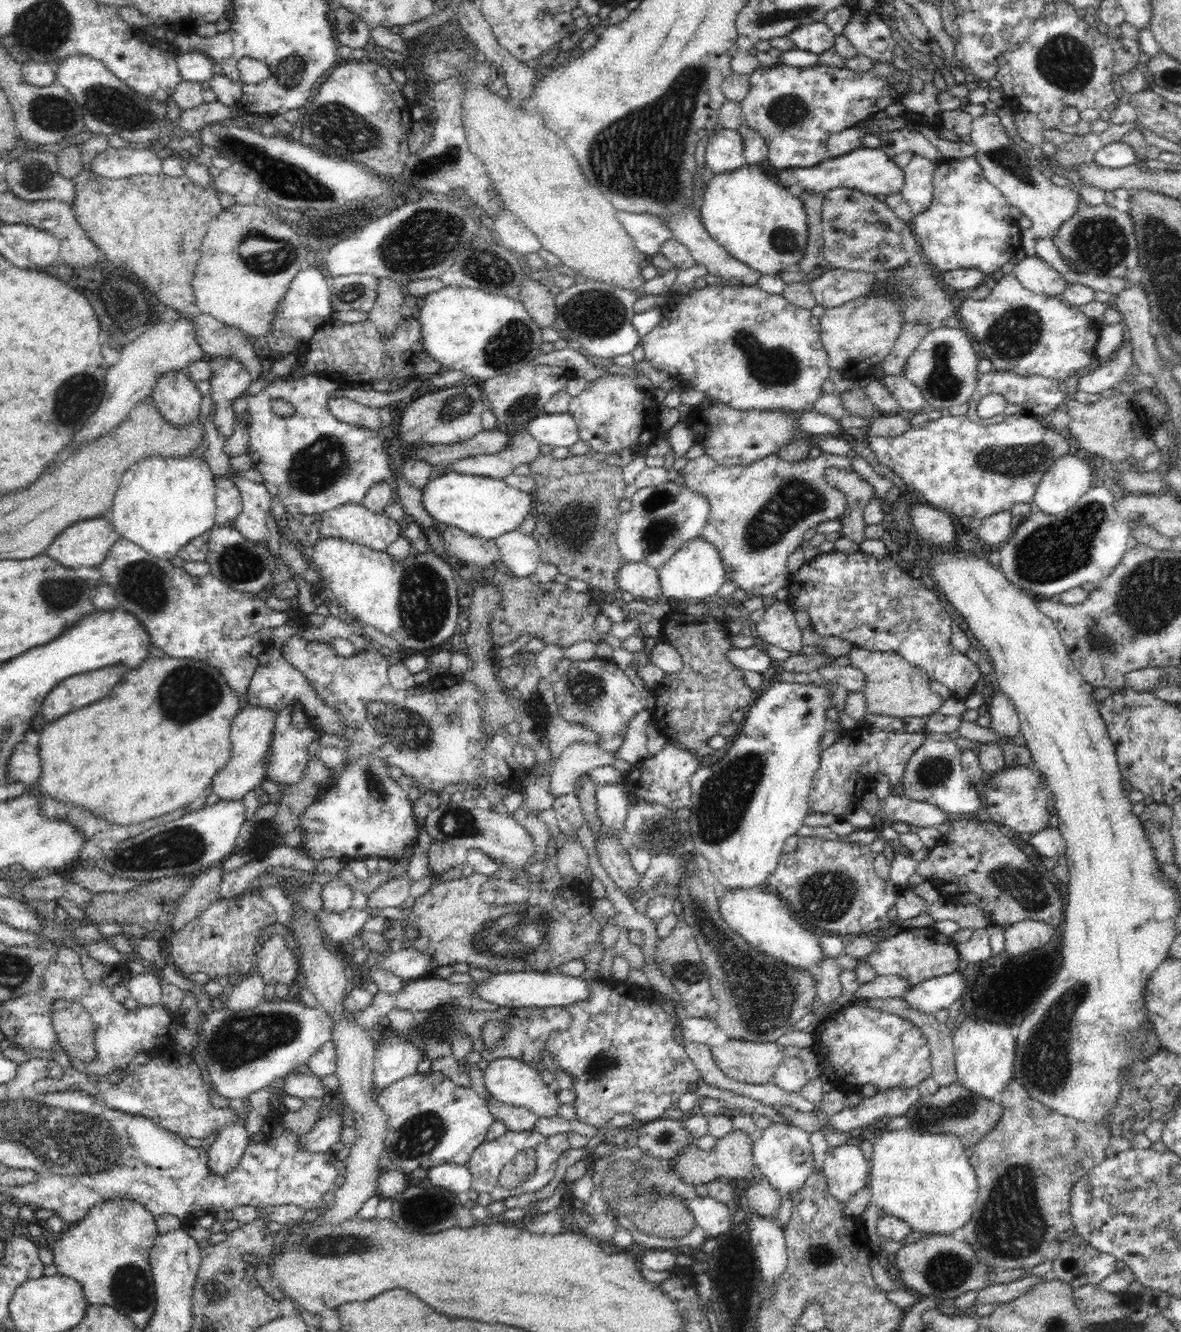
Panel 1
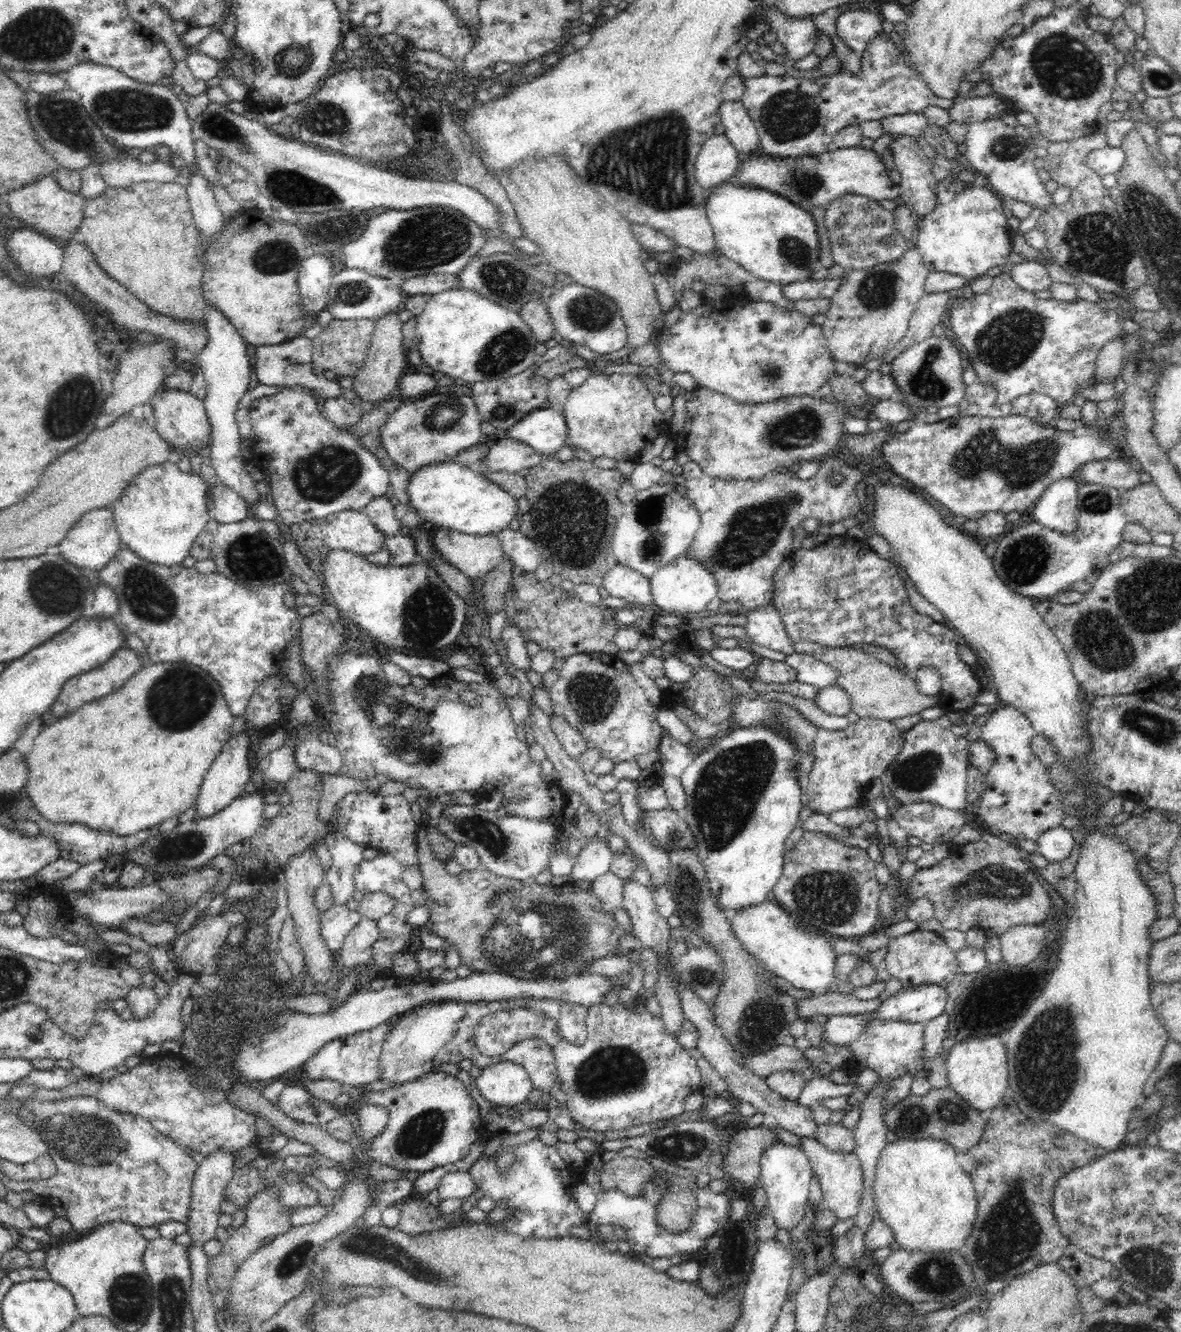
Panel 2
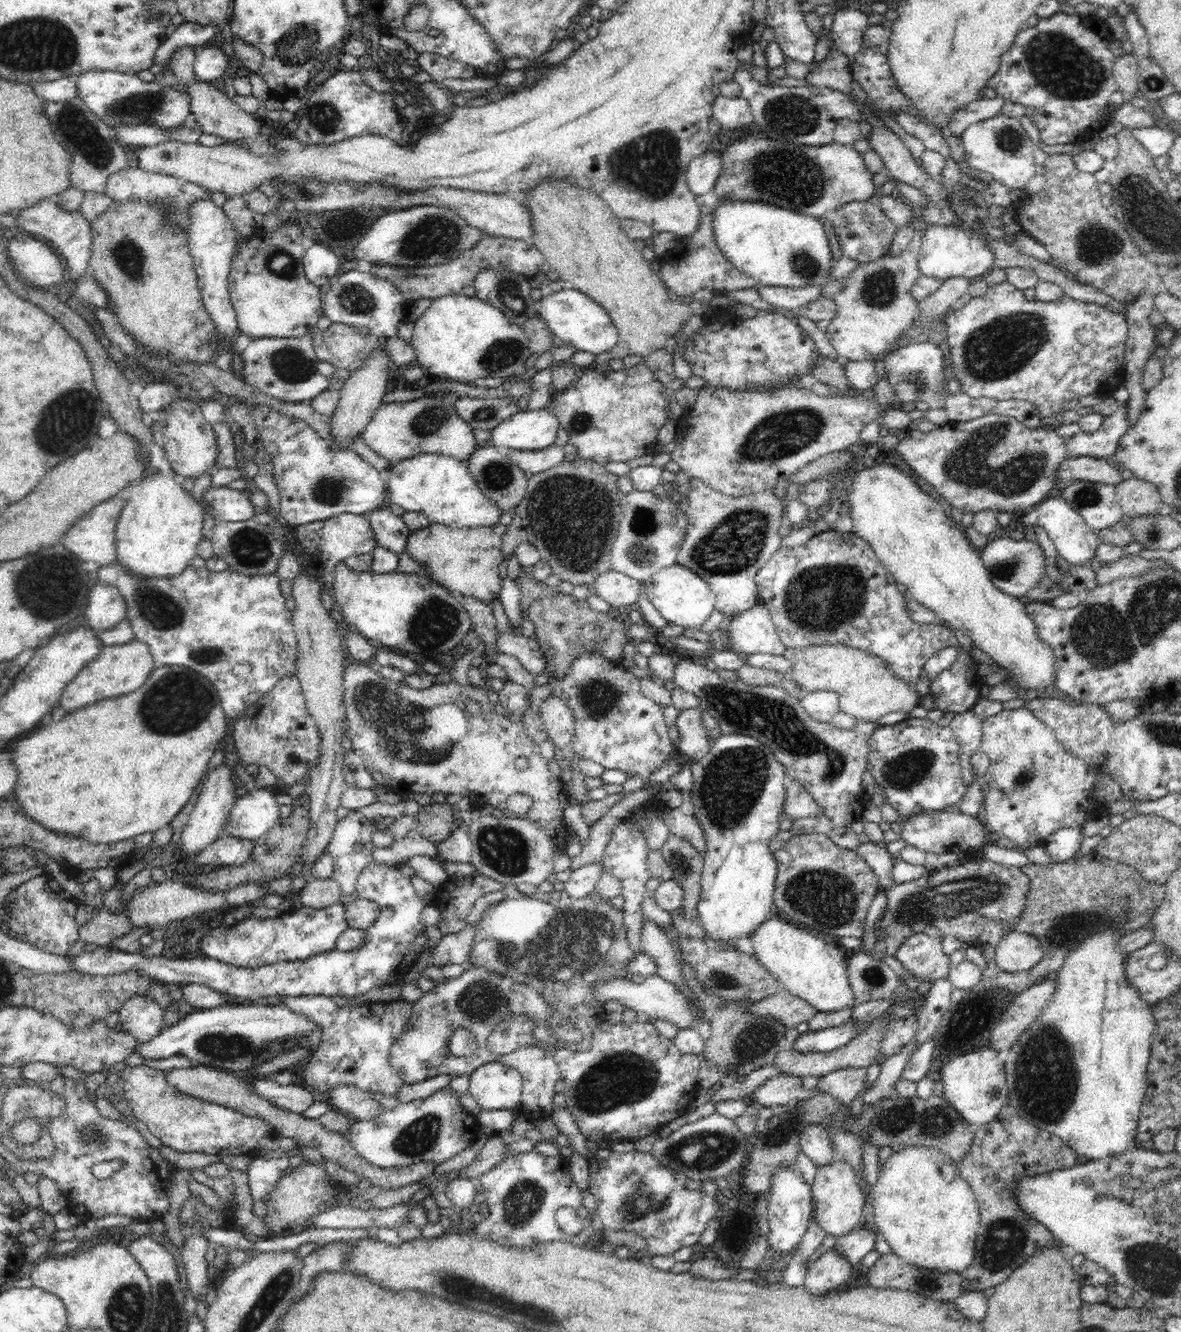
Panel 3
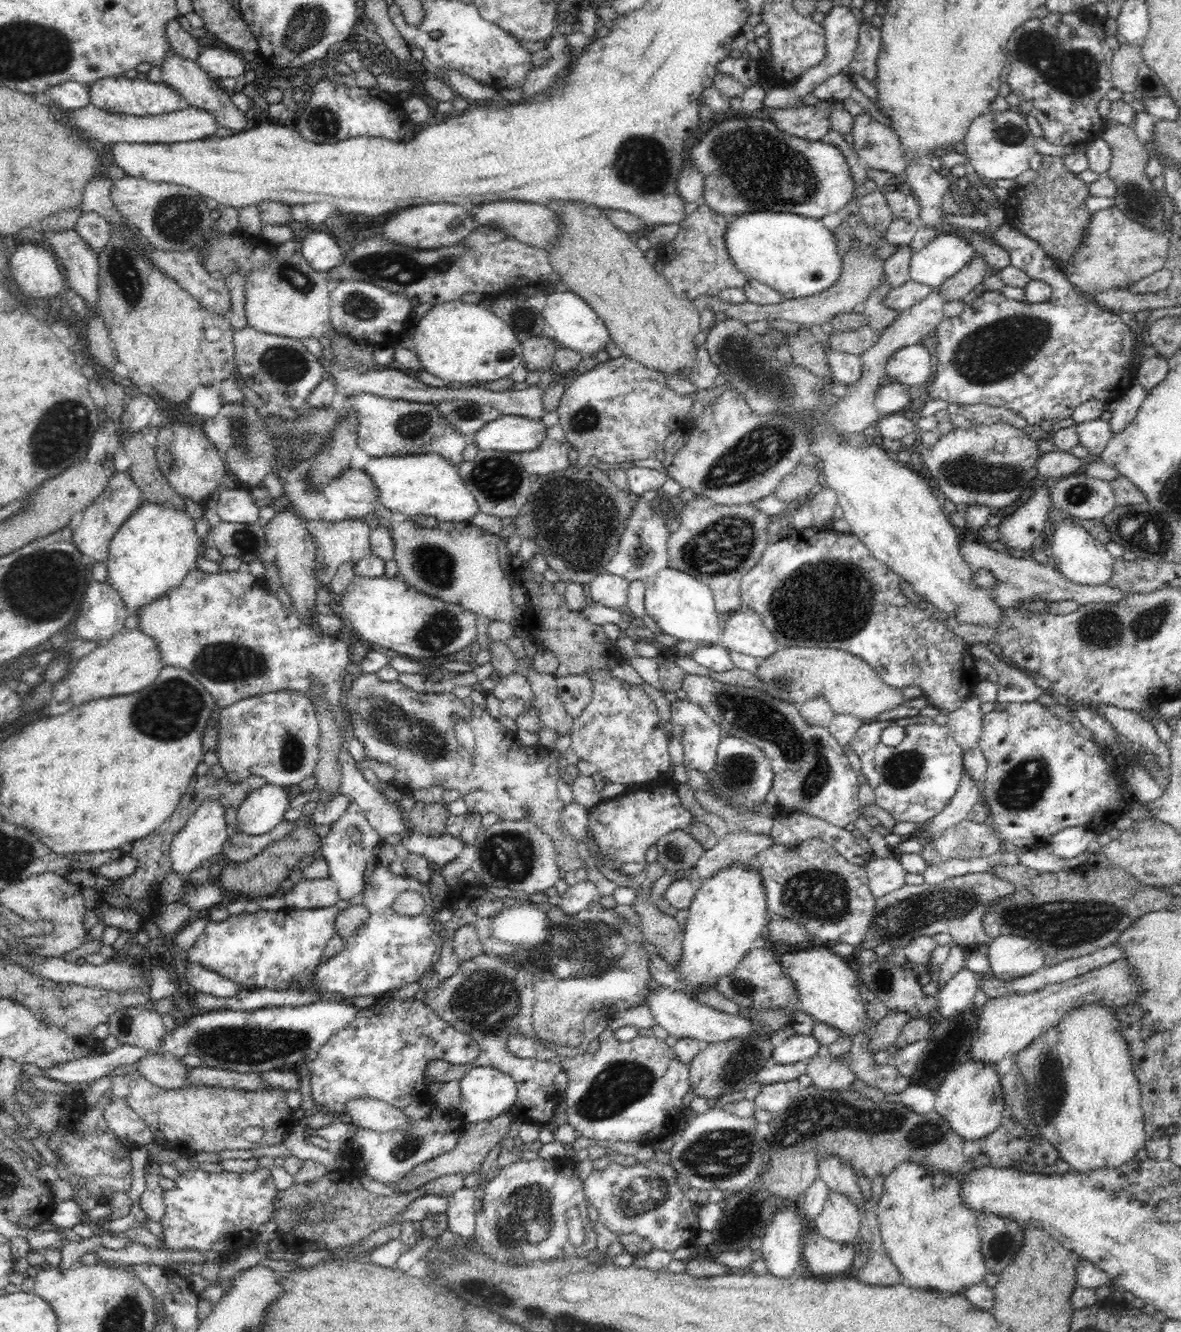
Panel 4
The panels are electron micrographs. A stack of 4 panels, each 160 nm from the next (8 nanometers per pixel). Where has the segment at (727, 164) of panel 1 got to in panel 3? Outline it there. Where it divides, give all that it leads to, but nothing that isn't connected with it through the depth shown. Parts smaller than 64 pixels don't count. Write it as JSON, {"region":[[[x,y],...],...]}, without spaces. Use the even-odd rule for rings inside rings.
{"region":[[[708,150],[689,162],[686,180],[692,194],[702,196],[715,188],[722,166],[720,151]]]}

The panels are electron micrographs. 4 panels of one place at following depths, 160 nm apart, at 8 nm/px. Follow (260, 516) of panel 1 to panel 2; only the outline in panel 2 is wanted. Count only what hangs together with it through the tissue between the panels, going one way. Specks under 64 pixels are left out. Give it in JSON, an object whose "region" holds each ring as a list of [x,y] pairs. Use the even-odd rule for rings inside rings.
{"region":[[[208,307],[206,324],[208,342],[202,352],[196,354],[196,369],[202,370],[207,383],[207,394],[204,398],[205,412],[209,418],[212,445],[210,446],[211,465],[216,476],[222,484],[229,486],[237,492],[248,503],[249,514],[254,515],[257,503],[264,499],[255,489],[255,482],[249,472],[246,471],[244,457],[240,453],[242,437],[238,433],[236,425],[236,411],[238,402],[244,393],[250,388],[250,376],[252,376],[252,361],[250,361],[251,348],[244,341],[244,338],[234,328],[230,319],[226,318],[220,310]]]}

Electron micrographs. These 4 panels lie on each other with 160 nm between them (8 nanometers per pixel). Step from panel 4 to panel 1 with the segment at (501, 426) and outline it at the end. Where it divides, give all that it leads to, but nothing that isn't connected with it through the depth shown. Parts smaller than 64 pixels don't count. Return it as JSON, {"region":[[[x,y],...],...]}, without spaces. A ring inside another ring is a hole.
{"region":[[[568,412],[562,414],[538,414],[526,424],[526,431],[540,445],[548,444],[552,448],[568,448],[579,441],[578,424]]]}

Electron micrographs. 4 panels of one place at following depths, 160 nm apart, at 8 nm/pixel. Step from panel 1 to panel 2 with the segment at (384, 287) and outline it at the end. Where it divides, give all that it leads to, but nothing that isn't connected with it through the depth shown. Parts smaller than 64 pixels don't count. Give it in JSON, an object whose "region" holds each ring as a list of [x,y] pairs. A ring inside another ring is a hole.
{"region":[[[393,313],[375,322],[366,362],[353,376],[351,388],[358,402],[376,402],[376,400],[384,400],[397,394],[400,378],[407,366],[406,356],[402,351],[403,323],[398,319],[398,315],[398,313]]]}

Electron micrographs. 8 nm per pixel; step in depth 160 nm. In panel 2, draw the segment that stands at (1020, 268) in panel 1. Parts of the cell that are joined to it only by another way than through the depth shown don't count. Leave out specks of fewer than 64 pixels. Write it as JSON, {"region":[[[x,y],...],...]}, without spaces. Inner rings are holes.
{"region":[[[1036,260],[1013,264],[1010,274],[1021,290],[1030,293],[1047,290],[1054,284],[1045,267]]]}

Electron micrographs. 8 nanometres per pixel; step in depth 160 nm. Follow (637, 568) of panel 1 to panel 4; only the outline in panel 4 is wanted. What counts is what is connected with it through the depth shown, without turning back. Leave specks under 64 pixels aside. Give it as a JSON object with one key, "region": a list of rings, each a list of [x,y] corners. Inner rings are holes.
{"region":[[[608,572],[600,573],[590,582],[590,597],[593,602],[608,608],[627,606],[629,584],[625,578]]]}

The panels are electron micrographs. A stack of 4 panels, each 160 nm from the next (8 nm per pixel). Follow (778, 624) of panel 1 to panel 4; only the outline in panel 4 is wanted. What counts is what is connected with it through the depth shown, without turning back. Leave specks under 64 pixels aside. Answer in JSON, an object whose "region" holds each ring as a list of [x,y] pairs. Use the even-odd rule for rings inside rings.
{"region":[[[742,607],[734,611],[722,629],[720,645],[730,652],[763,660],[779,648],[773,634],[762,624],[761,616],[752,609]]]}

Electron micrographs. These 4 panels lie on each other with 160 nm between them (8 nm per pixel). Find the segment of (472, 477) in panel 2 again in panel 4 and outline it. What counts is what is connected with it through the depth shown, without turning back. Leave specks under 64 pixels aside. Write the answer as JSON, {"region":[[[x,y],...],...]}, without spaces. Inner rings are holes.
{"region":[[[439,454],[372,457],[362,470],[377,488],[377,501],[391,512],[434,516],[440,523],[468,521],[479,512],[479,504],[461,480],[457,465]]]}

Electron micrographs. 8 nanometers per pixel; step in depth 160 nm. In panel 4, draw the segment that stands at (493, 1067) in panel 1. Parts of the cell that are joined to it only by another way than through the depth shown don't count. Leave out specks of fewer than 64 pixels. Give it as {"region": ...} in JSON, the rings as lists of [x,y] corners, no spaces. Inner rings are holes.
{"region":[[[476,1066],[468,1069],[459,1080],[459,1085],[461,1095],[460,1106],[457,1110],[466,1123],[482,1122],[496,1118],[503,1112],[510,1112],[516,1102],[517,1088],[513,1078],[491,1066]]]}

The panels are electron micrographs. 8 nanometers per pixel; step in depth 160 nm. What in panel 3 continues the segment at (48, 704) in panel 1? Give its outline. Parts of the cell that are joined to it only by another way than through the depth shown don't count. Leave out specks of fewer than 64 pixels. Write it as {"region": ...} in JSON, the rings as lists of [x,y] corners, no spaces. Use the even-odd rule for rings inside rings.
{"region":[[[136,636],[126,644],[103,646],[100,649],[100,654],[88,662],[67,684],[58,706],[69,713],[94,704],[96,701],[130,694],[146,684],[150,672],[155,667],[148,645]]]}

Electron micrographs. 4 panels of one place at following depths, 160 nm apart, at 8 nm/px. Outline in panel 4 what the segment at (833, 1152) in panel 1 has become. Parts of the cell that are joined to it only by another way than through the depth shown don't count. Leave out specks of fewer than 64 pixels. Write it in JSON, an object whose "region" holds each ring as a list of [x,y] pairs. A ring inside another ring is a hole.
{"region":[[[830,1190],[822,1212],[816,1216],[813,1227],[823,1238],[840,1245],[859,1241],[862,1216],[855,1202],[847,1194]]]}

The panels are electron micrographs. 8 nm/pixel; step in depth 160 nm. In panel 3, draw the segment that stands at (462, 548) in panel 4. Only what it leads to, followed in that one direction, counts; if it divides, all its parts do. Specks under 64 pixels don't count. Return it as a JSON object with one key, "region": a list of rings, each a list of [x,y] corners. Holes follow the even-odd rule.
{"region":[[[431,522],[426,528],[410,531],[405,550],[424,567],[422,573],[440,586],[461,597],[473,596],[490,603],[501,594],[502,579],[498,572],[503,560],[502,545],[502,535],[494,533],[493,527],[453,529]]]}

